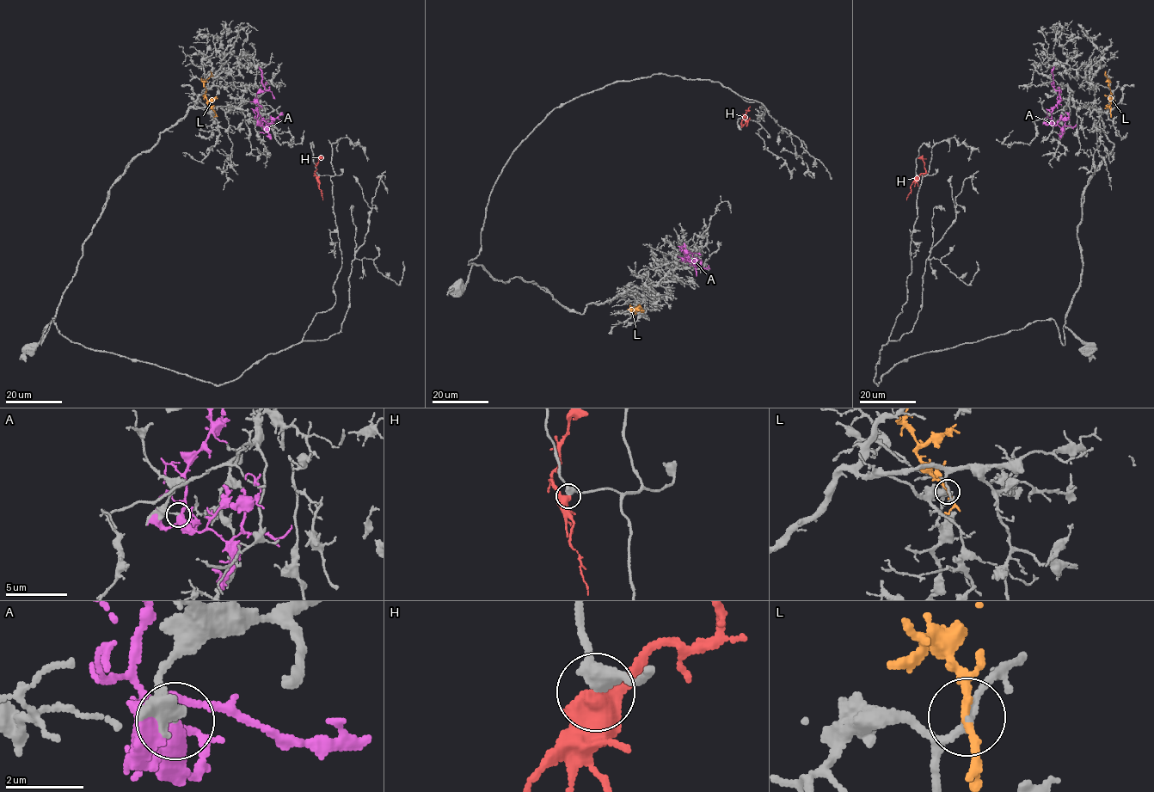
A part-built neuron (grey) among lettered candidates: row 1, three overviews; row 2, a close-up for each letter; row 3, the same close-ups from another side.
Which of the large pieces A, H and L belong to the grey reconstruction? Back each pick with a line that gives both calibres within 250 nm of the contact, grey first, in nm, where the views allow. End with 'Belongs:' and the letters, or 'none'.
Belongs: none

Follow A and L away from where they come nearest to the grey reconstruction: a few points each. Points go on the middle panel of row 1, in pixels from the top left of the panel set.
A: (686, 249), (683, 258), (691, 260), (693, 256), (690, 252), (685, 254)
L: (641, 310), (631, 310), (637, 305)

